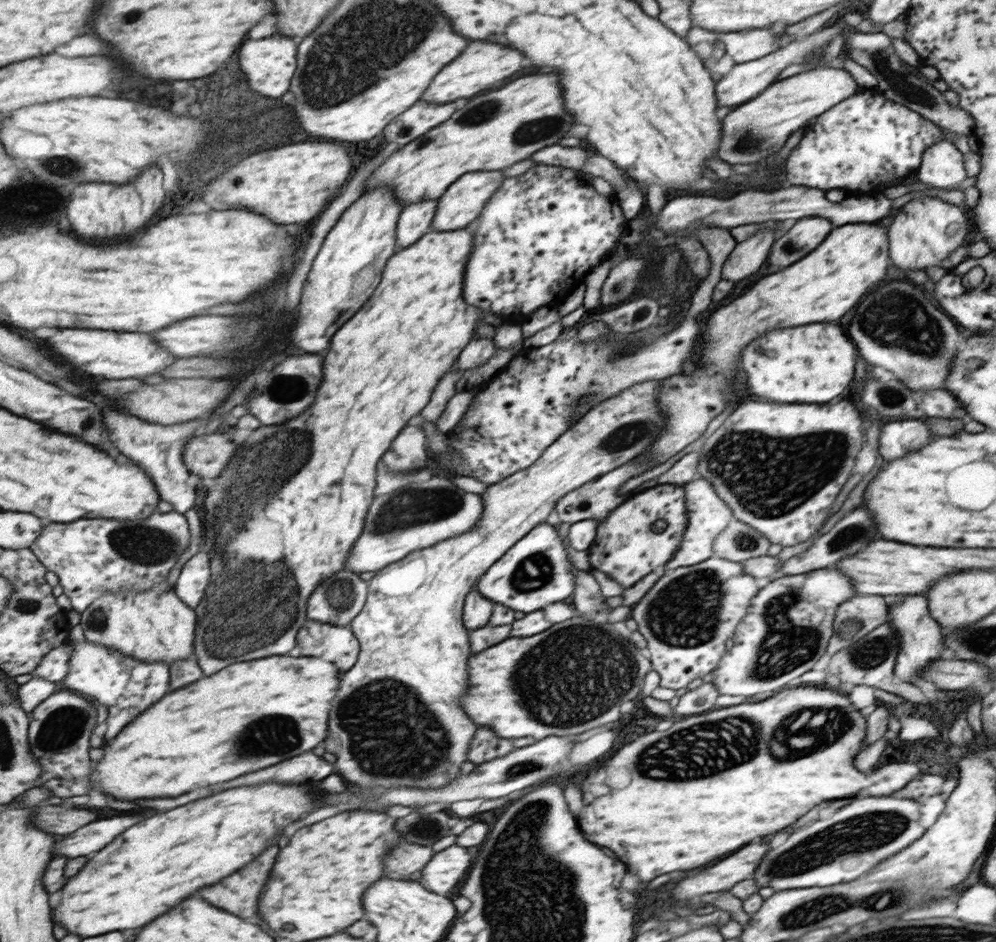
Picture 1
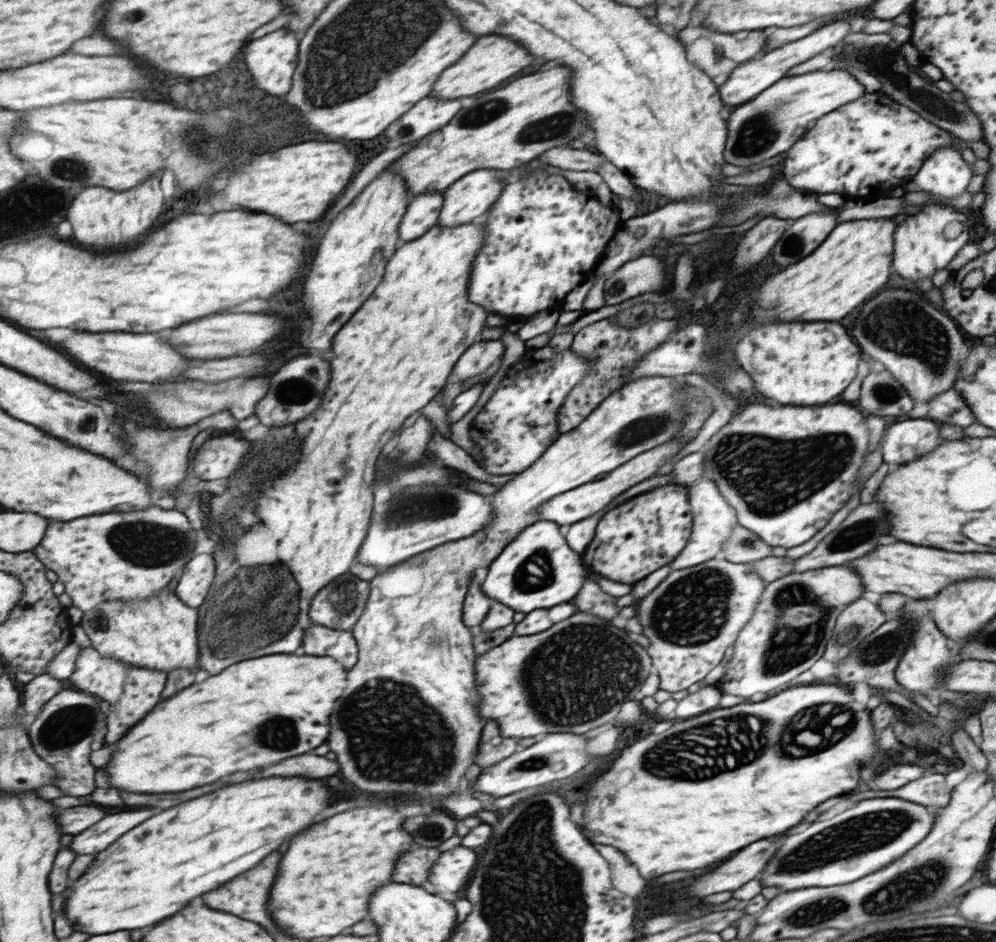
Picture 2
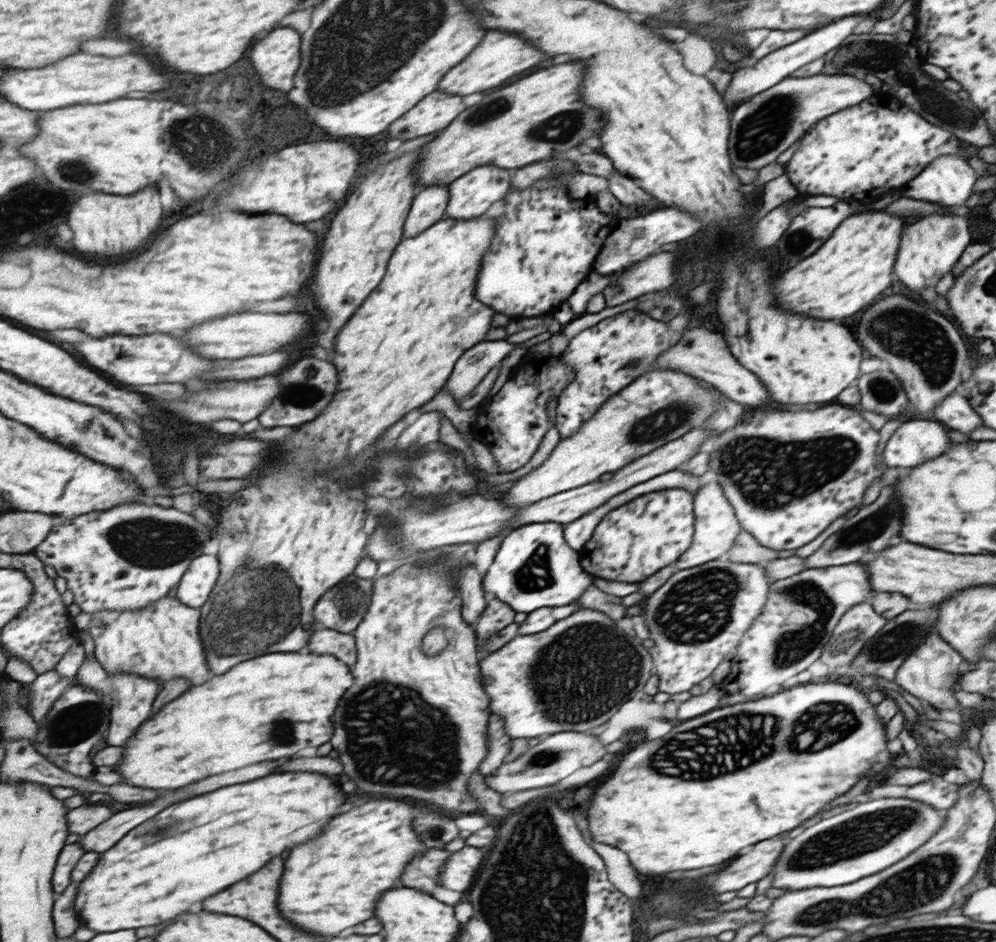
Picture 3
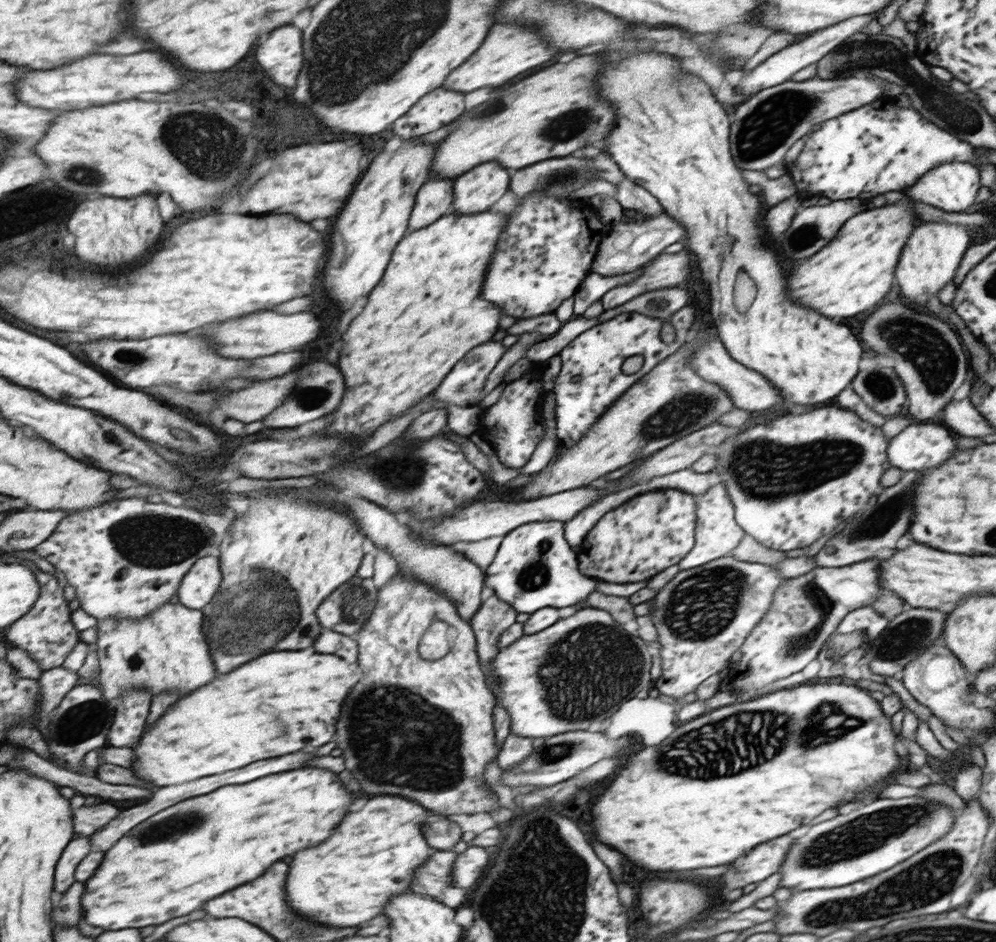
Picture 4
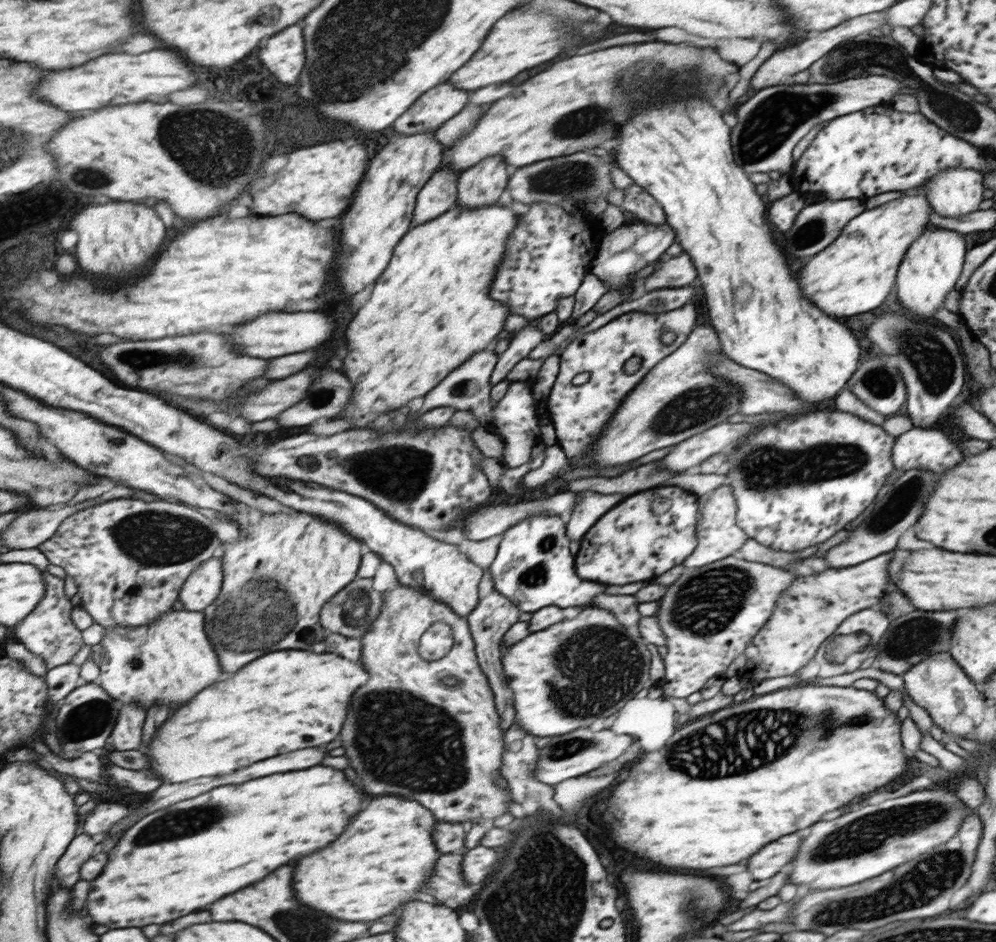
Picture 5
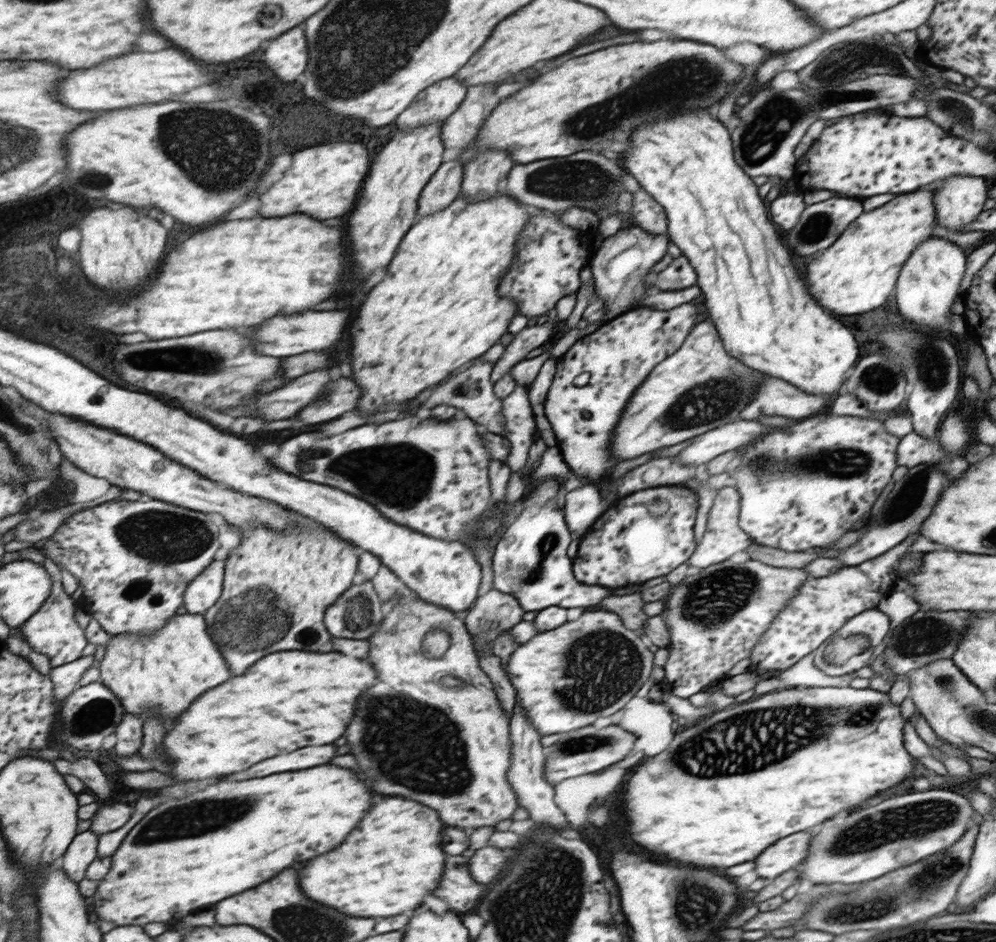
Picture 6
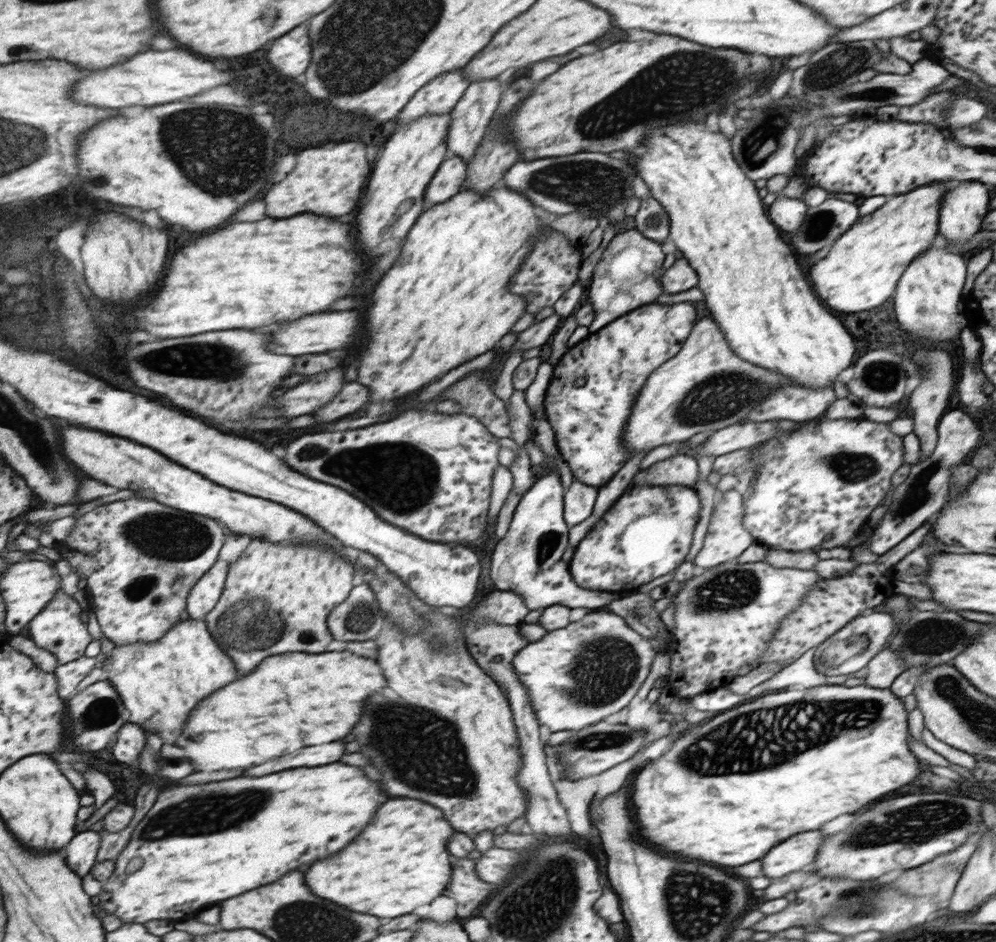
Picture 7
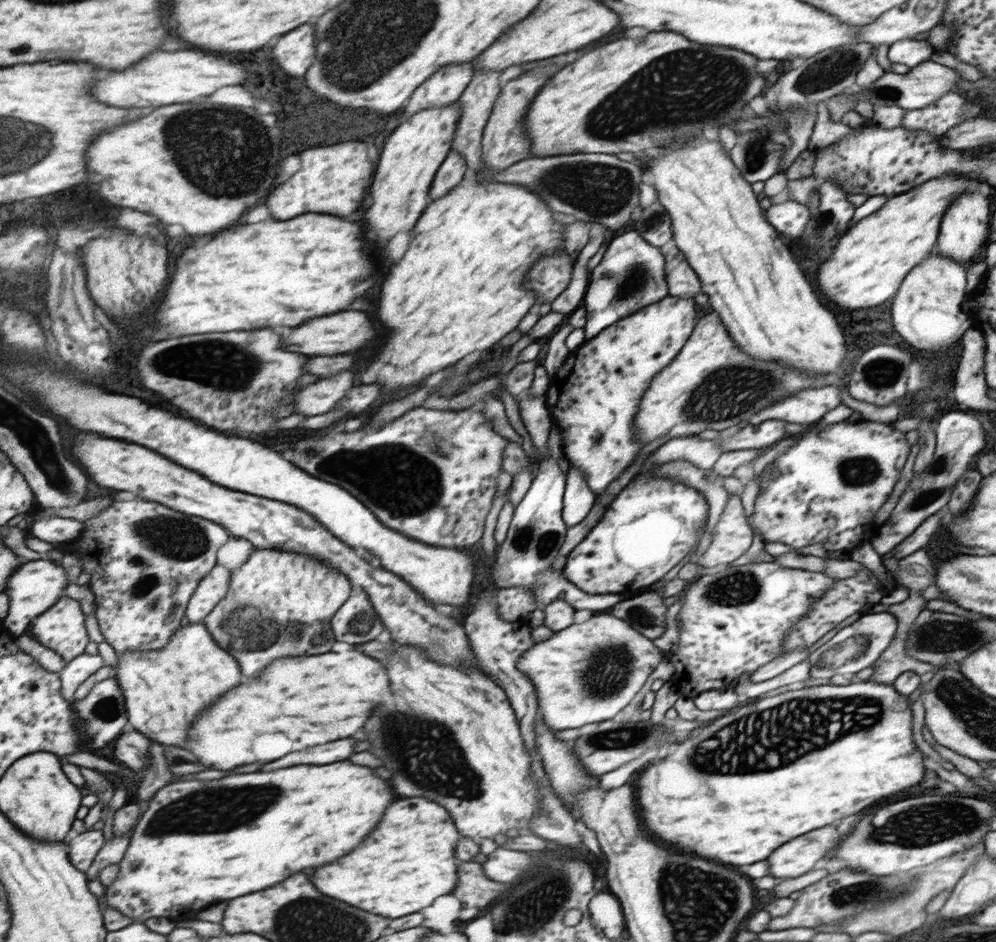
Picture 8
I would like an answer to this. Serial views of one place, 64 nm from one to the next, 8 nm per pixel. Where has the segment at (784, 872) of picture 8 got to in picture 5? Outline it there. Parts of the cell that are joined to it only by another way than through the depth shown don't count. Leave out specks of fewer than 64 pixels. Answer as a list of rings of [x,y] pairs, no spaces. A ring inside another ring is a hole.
[[[789,834],[785,838],[777,838],[777,842],[771,842],[761,850],[761,854],[753,854],[747,862],[747,870],[751,874],[751,880],[766,880],[772,878],[775,872],[779,872],[797,850],[797,844],[803,837],[799,834]]]

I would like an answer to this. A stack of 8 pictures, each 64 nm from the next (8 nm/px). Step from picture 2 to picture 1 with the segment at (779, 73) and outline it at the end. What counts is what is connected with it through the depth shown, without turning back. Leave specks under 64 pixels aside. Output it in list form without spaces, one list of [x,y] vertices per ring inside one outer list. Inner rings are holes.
[[[833,26],[833,28],[823,28],[819,32],[813,32],[803,37],[803,42],[788,42],[780,50],[775,50],[771,54],[767,54],[763,58],[752,60],[749,62],[742,62],[741,64],[735,64],[725,74],[721,75],[721,79],[716,84],[716,98],[721,102],[721,106],[731,106],[731,104],[741,104],[749,98],[755,98],[759,92],[761,92],[767,85],[774,82],[777,74],[787,66],[787,64],[799,64],[803,62],[803,58],[819,48],[823,48],[825,44],[829,44],[830,40],[841,34],[841,26]]]

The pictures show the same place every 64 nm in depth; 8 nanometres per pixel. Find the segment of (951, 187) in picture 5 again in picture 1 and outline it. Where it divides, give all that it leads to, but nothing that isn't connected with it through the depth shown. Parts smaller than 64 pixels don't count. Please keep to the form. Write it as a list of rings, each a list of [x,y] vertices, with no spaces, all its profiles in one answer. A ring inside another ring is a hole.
[[[944,138],[933,141],[924,153],[915,176],[914,187],[918,188],[951,188],[959,184],[965,178],[961,152],[955,144]]]

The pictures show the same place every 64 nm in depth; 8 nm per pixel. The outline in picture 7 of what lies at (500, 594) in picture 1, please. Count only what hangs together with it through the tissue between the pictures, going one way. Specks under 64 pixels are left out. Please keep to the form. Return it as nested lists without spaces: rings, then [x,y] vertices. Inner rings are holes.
[[[543,472],[537,482],[520,496],[509,528],[491,552],[489,576],[497,590],[513,591],[523,598],[523,604],[529,606],[529,610],[553,604],[567,608],[601,608],[609,600],[619,598],[619,594],[579,588],[569,576],[568,563],[561,561],[561,554],[567,546],[568,527],[562,517],[563,490],[560,482],[556,472]]]

